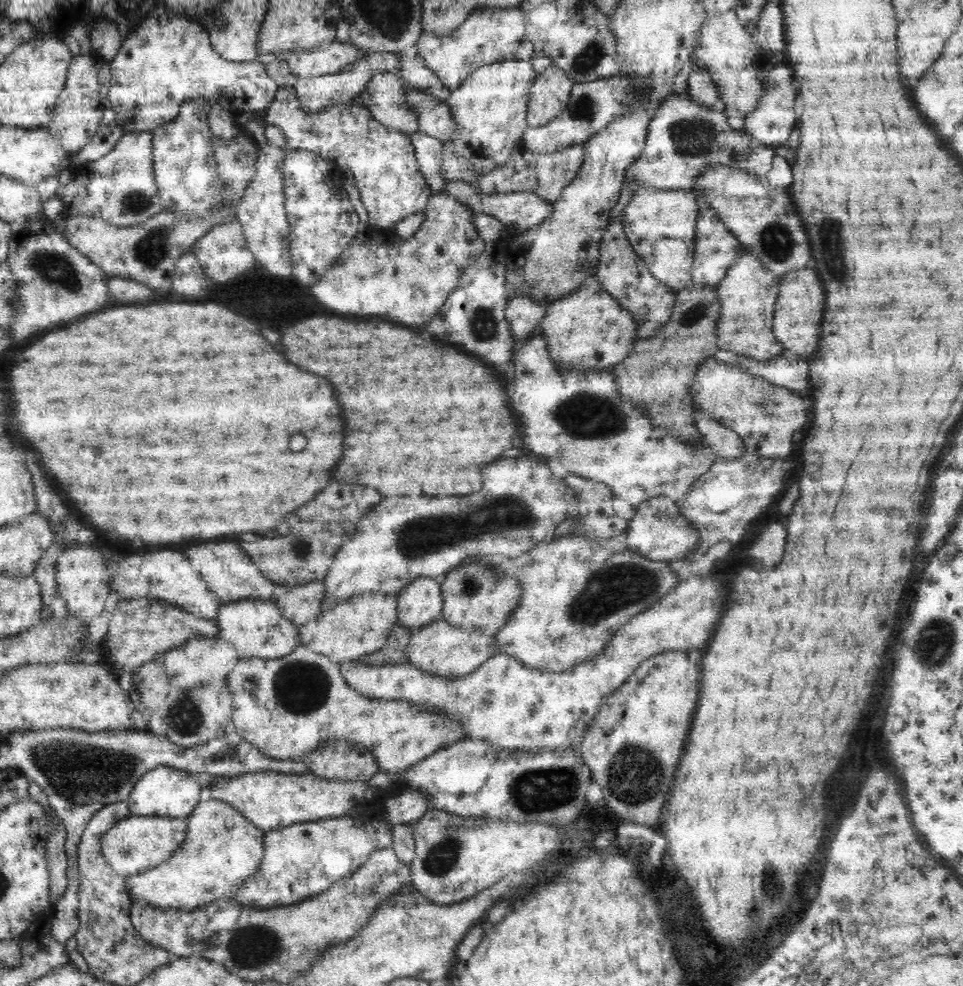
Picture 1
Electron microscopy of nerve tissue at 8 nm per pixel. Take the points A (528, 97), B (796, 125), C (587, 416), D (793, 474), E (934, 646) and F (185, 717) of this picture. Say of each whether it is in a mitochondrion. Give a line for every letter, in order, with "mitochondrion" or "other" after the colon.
A: other
B: other
C: mitochondrion
D: other
E: mitochondrion
F: mitochondrion

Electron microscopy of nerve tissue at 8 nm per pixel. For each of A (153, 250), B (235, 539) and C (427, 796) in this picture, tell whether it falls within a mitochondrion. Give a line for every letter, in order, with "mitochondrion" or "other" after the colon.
A: mitochondrion
B: other
C: other

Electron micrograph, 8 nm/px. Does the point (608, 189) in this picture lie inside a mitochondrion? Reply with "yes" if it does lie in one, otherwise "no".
no

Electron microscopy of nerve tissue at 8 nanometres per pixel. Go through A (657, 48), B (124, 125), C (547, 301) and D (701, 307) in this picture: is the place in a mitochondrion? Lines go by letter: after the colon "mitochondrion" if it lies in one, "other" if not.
A: other
B: other
C: other
D: mitochondrion

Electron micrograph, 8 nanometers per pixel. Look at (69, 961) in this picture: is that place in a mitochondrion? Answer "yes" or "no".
no

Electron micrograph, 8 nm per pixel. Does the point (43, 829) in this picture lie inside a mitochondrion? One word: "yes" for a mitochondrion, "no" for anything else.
no

